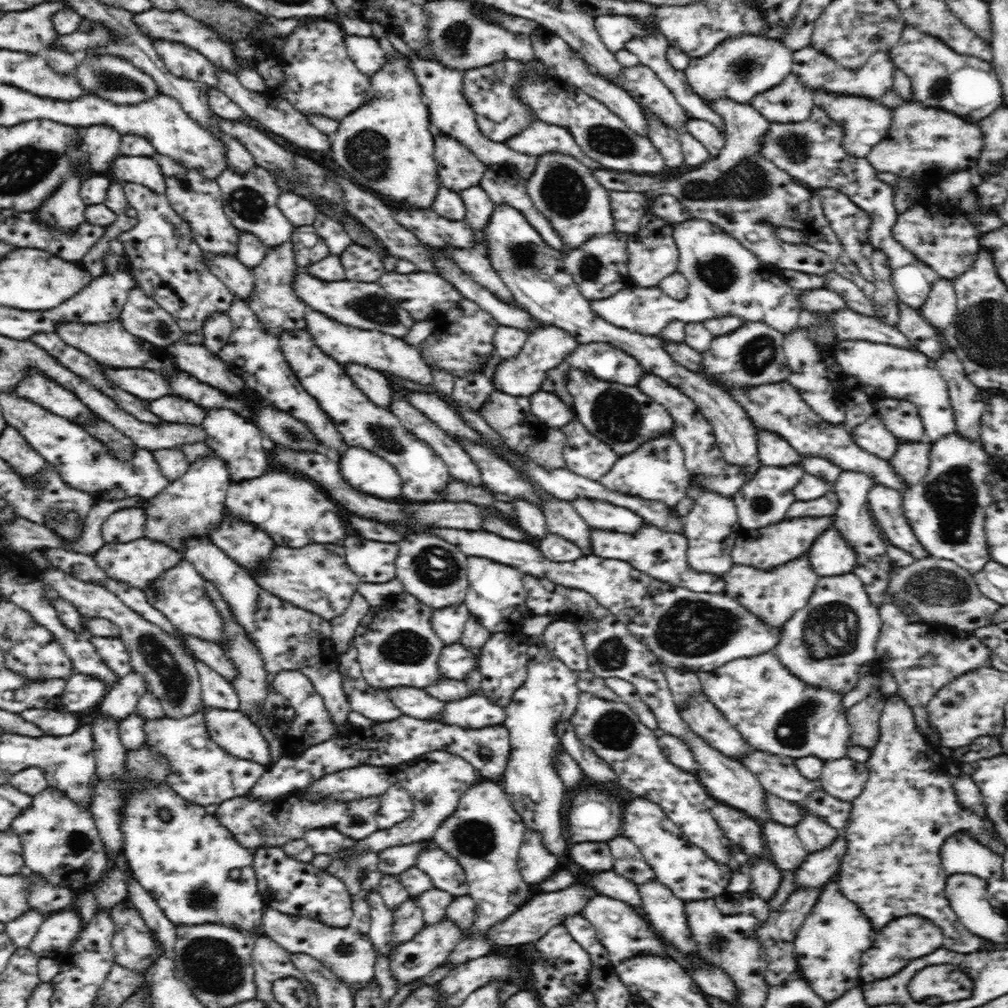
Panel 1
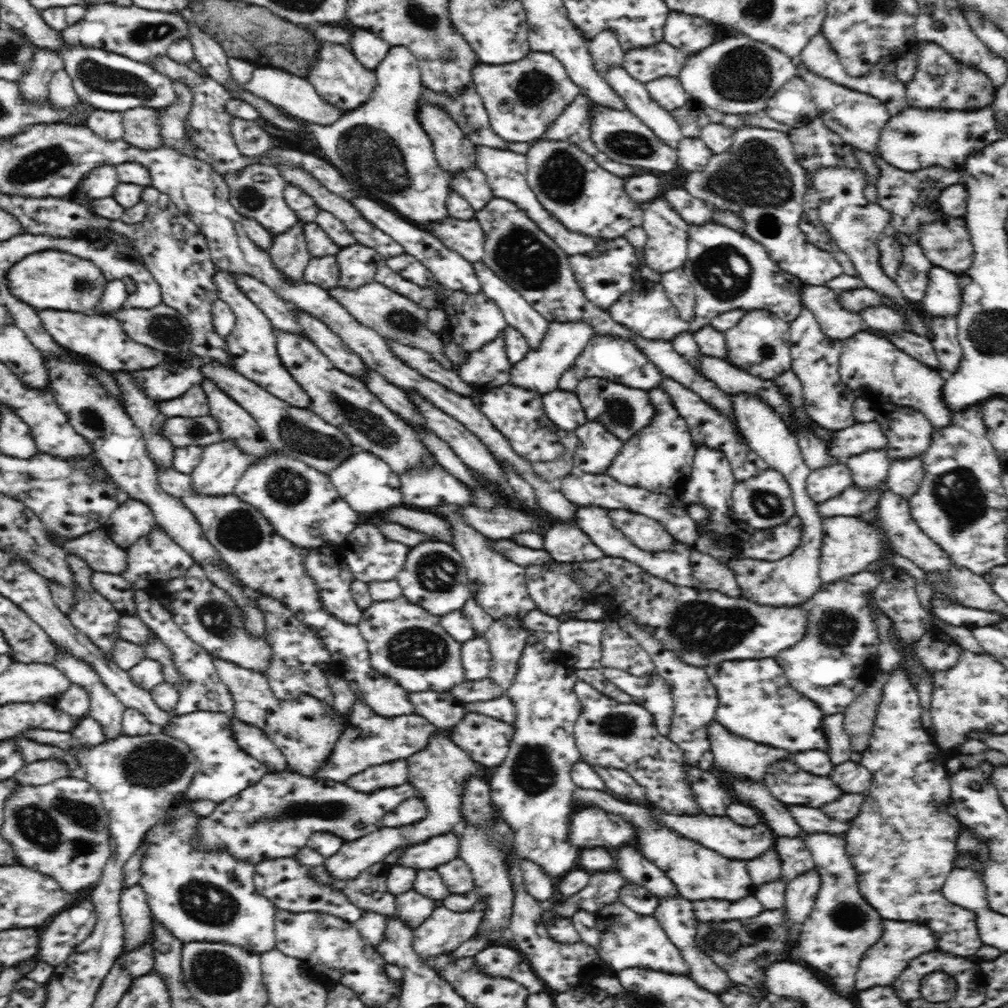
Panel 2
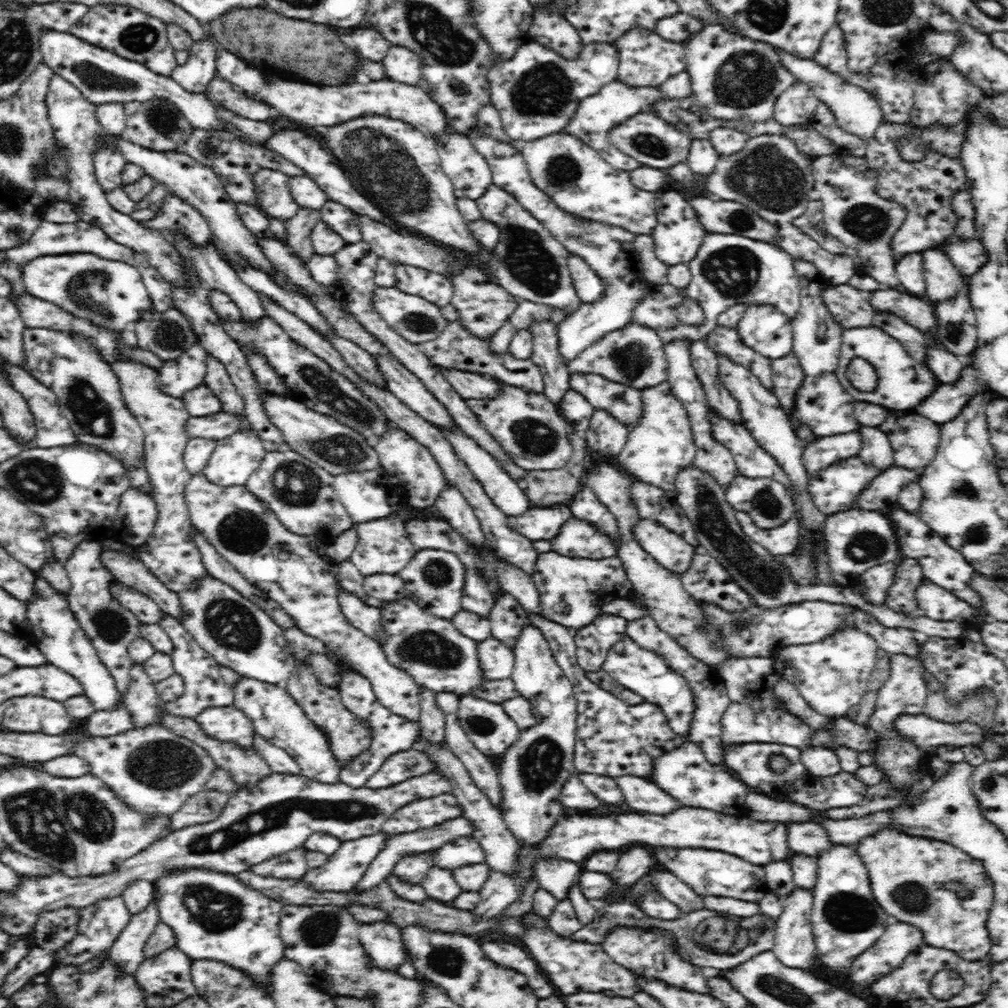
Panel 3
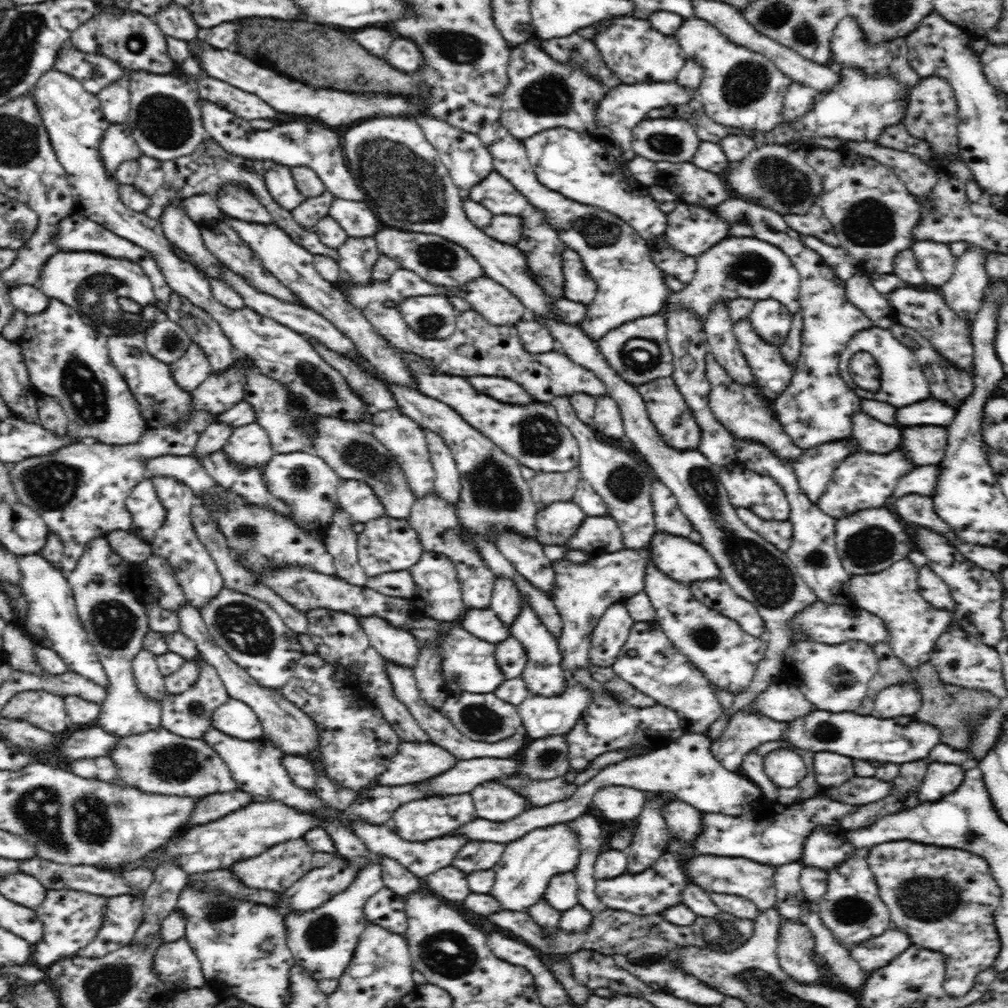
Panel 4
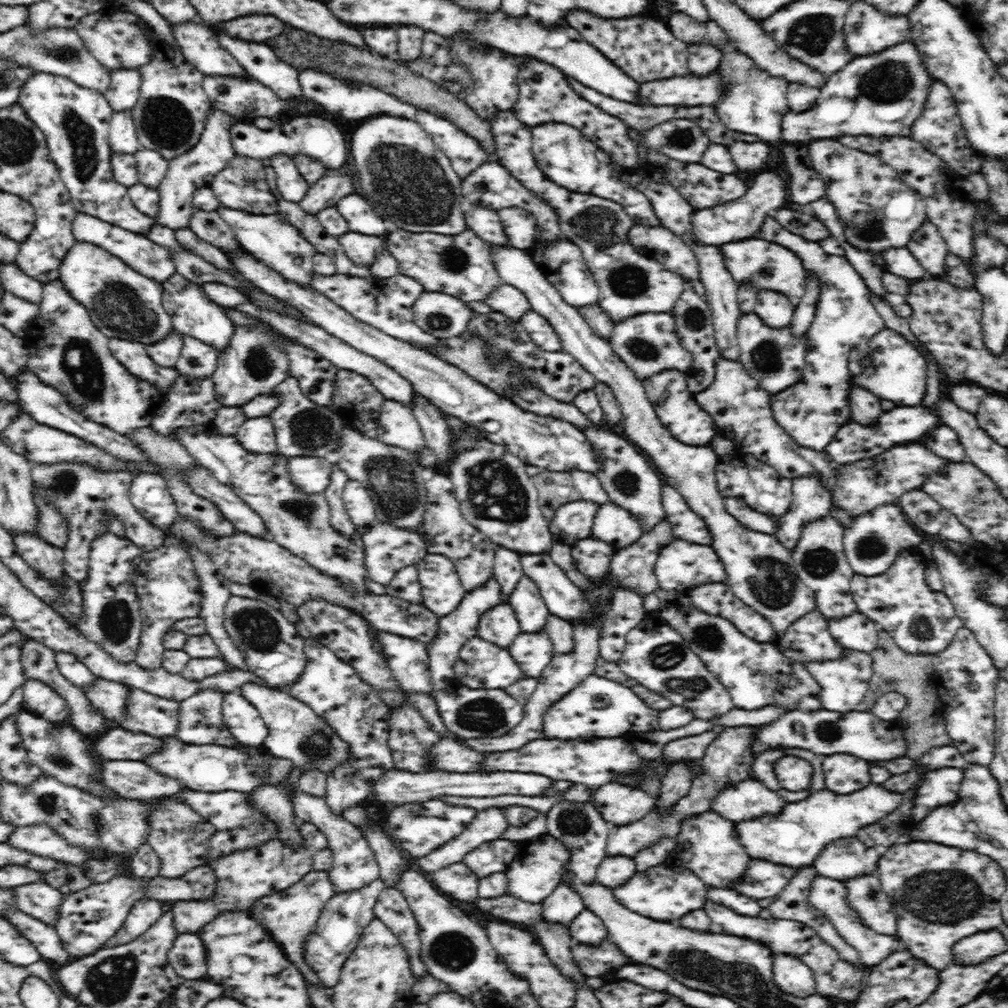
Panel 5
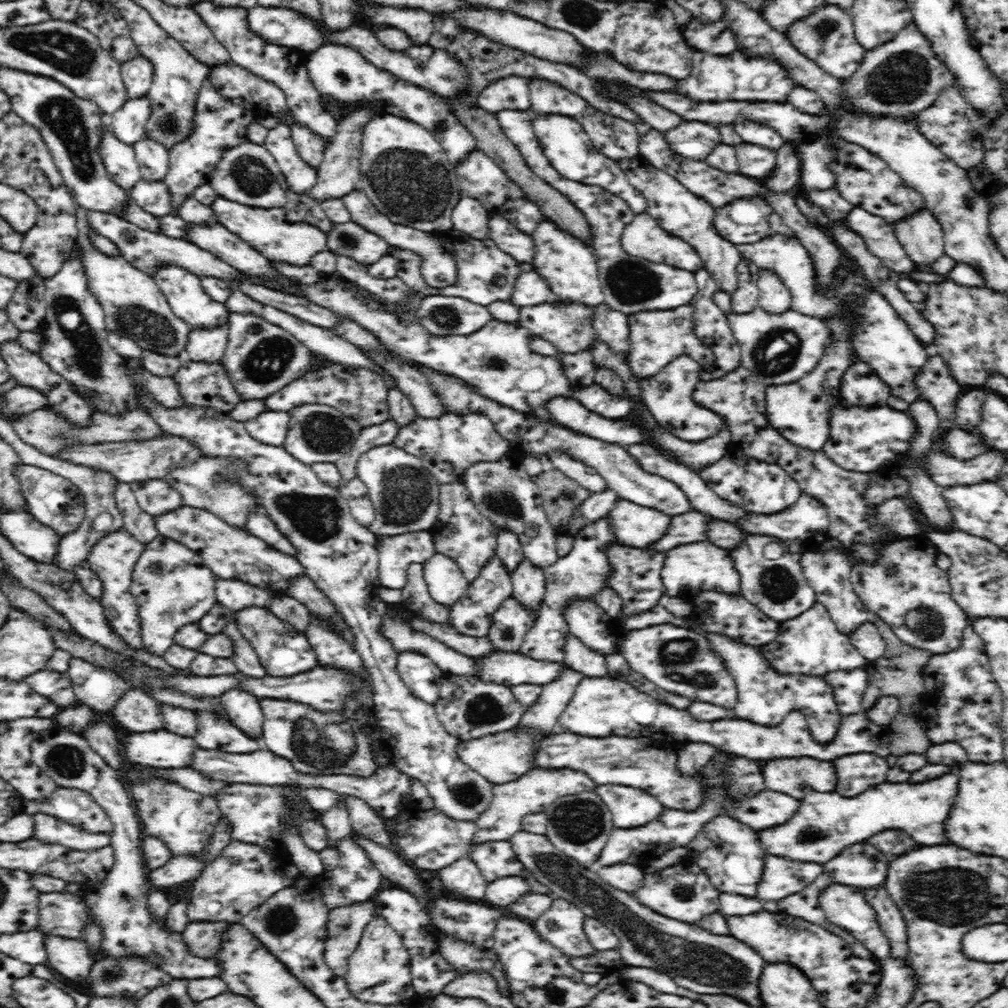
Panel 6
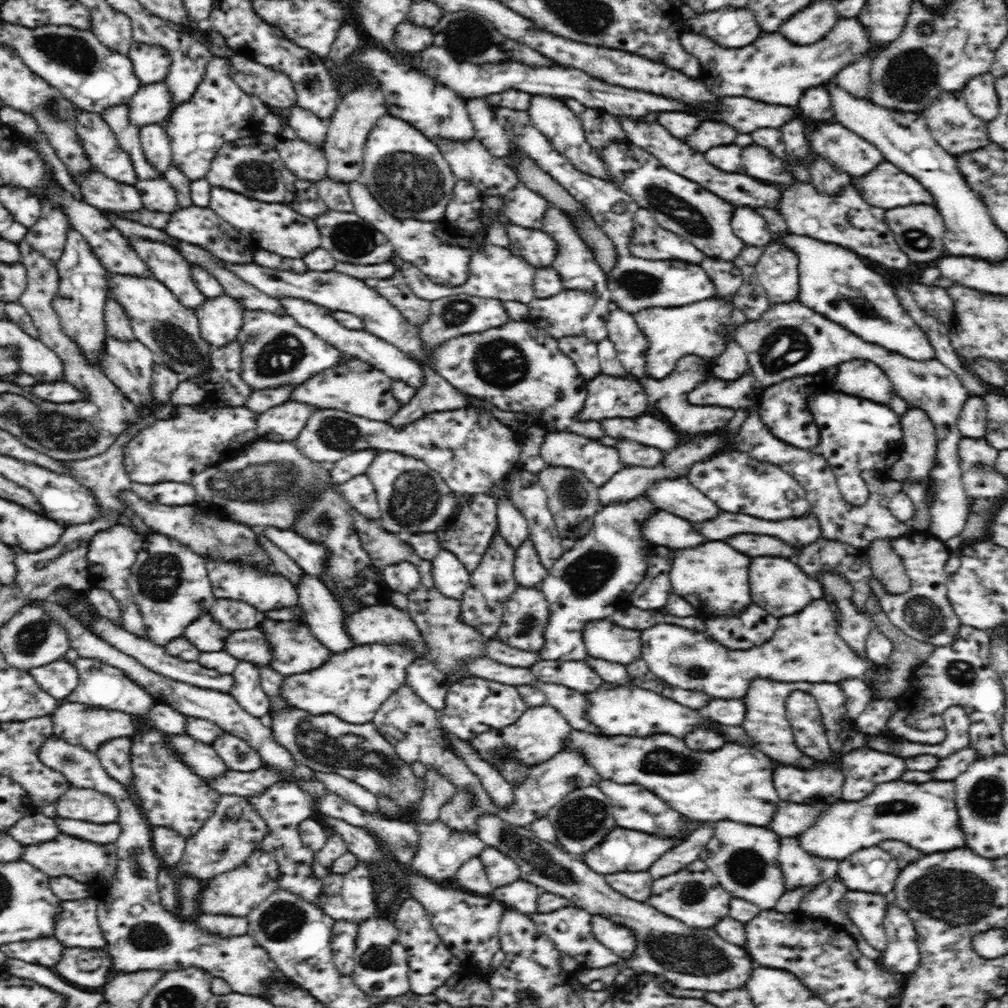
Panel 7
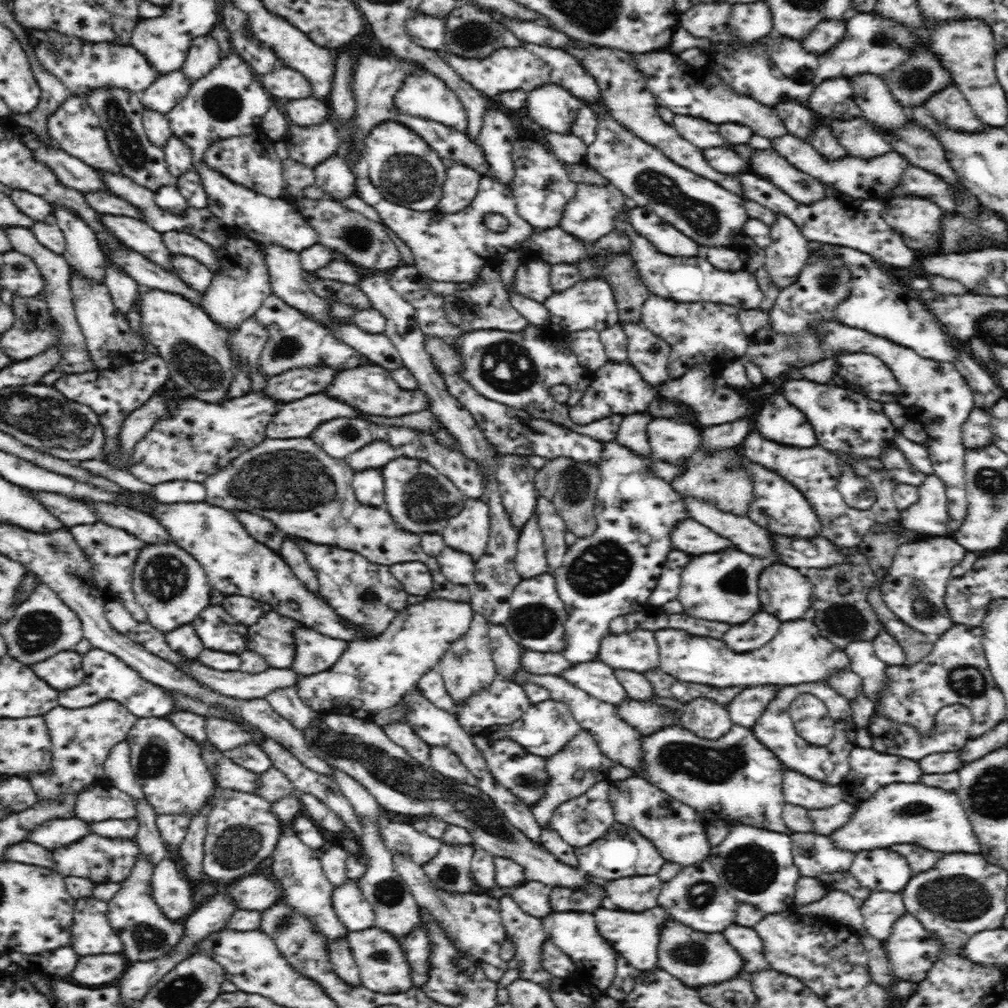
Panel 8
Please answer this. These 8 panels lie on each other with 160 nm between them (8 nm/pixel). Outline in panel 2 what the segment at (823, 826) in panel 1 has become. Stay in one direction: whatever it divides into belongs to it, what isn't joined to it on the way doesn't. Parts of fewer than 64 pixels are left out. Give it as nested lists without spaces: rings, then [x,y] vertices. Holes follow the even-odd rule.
[[[806,833],[803,838],[806,849],[811,853],[816,864],[815,868],[820,873],[820,890],[816,898],[814,907],[810,911],[808,918],[801,924],[798,938],[799,962],[808,964],[816,968],[820,974],[826,976],[830,982],[830,989],[838,996],[850,996],[854,992],[854,974],[858,970],[858,962],[862,960],[864,952],[876,944],[882,936],[883,918],[878,916],[878,911],[874,910],[859,893],[859,884],[856,869],[852,867],[852,861],[846,854],[845,839],[834,834],[812,834]]]

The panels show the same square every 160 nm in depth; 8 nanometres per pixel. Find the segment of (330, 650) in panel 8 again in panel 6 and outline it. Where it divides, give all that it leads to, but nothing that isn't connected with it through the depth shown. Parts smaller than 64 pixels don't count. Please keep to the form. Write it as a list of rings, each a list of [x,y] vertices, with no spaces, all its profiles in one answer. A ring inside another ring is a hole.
[[[249,606],[235,611],[238,631],[250,642],[260,657],[268,675],[276,678],[294,676],[316,668],[319,665],[306,634],[296,630],[289,622],[272,614],[268,607]]]

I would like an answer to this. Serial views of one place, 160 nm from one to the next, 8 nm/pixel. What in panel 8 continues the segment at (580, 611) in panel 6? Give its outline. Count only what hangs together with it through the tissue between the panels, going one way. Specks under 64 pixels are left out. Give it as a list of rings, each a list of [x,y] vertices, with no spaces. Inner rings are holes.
[[[636,630],[628,634],[604,636],[597,658],[613,669],[634,672],[656,669],[659,666],[659,650],[652,632]]]

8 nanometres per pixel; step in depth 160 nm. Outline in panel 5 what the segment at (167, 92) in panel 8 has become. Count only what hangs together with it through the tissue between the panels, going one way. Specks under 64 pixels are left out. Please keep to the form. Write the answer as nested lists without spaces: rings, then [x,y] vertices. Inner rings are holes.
[[[131,110],[112,112],[108,129],[109,145],[114,155],[135,155],[142,146],[137,139],[137,132]]]

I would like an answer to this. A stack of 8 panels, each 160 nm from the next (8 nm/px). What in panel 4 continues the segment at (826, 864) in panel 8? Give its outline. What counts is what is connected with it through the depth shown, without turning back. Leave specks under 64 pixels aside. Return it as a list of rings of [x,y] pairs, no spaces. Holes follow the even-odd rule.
[[[698,855],[690,860],[683,860],[684,870],[692,884],[700,886],[706,892],[722,892],[722,894],[734,894],[752,900],[760,910],[770,908],[776,904],[776,888],[772,884],[774,870],[764,864],[756,864],[752,860],[740,860],[740,858],[728,858],[728,856]]]

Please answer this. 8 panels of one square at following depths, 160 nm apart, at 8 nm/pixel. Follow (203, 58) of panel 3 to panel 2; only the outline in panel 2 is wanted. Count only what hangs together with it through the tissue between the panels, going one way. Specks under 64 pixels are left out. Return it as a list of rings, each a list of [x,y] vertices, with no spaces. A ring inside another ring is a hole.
[[[183,83],[176,84],[176,102],[169,107],[159,109],[159,123],[163,133],[163,146],[195,158],[197,149],[192,145],[192,141],[186,135],[186,125],[184,120],[191,109],[193,94]]]

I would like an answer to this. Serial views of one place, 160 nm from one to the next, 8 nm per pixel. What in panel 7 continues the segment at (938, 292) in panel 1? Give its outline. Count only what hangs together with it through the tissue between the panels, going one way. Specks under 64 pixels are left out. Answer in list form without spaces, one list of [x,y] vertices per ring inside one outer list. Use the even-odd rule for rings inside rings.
[[[918,204],[888,210],[886,222],[894,232],[898,246],[908,254],[910,260],[930,262],[945,255],[943,241],[945,224],[939,210],[933,205]],[[910,232],[920,232],[919,239],[908,238],[906,234]],[[925,248],[926,250],[922,250]]]

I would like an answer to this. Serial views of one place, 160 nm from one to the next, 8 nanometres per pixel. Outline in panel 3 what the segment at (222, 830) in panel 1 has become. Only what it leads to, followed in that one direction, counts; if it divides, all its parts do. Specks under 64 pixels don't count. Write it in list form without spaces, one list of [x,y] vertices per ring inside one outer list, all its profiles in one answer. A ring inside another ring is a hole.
[[[202,870],[170,872],[166,876],[154,881],[153,897],[156,897],[156,907],[160,913],[159,919],[175,934],[175,946],[190,958],[214,959],[221,963],[238,968],[249,978],[254,978],[257,985],[262,985],[268,993],[271,992],[270,982],[266,980],[272,974],[272,968],[284,954],[279,931],[280,917],[283,915],[283,904],[280,901],[270,900],[261,894],[258,889],[241,882],[234,874],[224,874]]]

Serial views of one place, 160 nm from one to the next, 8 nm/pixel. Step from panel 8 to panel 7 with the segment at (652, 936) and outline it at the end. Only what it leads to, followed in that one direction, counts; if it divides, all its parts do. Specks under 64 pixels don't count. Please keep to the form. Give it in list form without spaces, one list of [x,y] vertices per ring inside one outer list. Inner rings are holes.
[[[592,916],[592,933],[608,950],[622,956],[622,960],[631,957],[636,946],[635,936],[625,926],[618,926],[602,916]]]

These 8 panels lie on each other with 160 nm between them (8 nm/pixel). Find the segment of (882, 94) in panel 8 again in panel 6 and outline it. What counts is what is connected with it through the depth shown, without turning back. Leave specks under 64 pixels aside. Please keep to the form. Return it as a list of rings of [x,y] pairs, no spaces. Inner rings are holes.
[[[827,4],[816,10],[814,16],[809,15],[788,28],[788,34],[785,35],[791,40],[792,46],[823,68],[824,72],[840,80],[851,77],[860,66],[866,49],[856,40],[850,13],[840,9],[838,5]]]

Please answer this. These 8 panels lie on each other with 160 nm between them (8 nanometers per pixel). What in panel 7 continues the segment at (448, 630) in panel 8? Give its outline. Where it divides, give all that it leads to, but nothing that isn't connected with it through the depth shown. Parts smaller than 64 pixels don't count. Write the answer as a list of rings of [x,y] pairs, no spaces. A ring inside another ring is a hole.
[[[356,645],[346,652],[331,654],[320,668],[284,677],[281,697],[289,706],[314,716],[333,714],[350,724],[366,724],[372,722],[380,705],[398,687],[406,686],[407,666],[418,657],[407,645]]]

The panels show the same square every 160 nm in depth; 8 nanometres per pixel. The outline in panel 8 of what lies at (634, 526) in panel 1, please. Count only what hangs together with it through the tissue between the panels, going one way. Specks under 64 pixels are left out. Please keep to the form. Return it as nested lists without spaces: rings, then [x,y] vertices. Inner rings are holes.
[[[736,548],[691,556],[688,564],[685,564],[686,568],[682,570],[678,594],[678,600],[682,602],[688,616],[734,625],[750,620],[762,610],[758,578],[762,570],[773,563],[770,559],[748,556]]]

